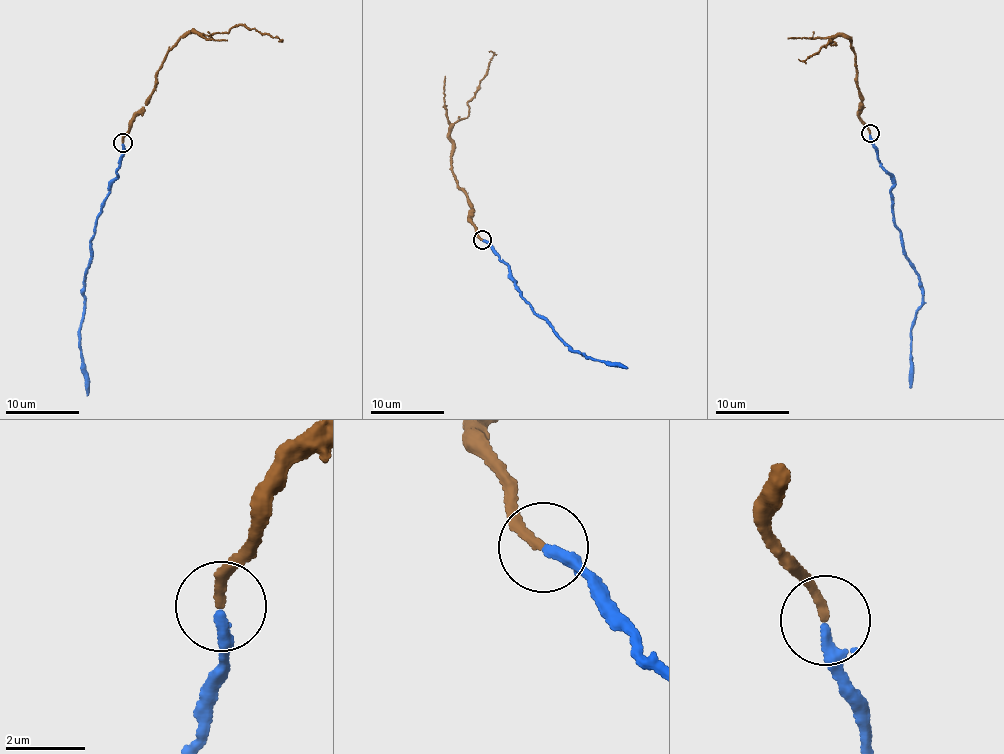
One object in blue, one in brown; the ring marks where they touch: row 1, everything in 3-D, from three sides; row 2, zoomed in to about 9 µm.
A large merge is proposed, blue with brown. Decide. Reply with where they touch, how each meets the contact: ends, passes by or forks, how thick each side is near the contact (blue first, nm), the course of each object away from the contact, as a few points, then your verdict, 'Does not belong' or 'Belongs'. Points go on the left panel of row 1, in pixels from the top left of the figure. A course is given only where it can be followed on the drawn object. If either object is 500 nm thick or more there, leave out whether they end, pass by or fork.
Place: (123, 142). At the ring blue ends. At the ring brown ends. Thickness 280 nm (blue) against 240 nm. Course of blue: (123, 143), (120, 167), (97, 218), (94, 237), (90, 242), (91, 262), (83, 287), (79, 356), (89, 395). Course of brown: (123, 142), (130, 119), (146, 104), (166, 51), (176, 41), (189, 33), (222, 32), (244, 26), (278, 41). Belongs

